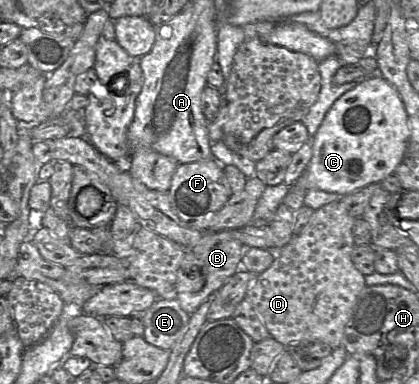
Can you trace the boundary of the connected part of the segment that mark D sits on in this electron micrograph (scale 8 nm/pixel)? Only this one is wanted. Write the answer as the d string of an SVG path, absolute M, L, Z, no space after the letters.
M339 200L315 210L303 232L298 236L293 236L292 239L278 251L273 251L275 252L273 263L265 271L259 273L248 288L245 298L251 303L254 311L268 330L270 337L283 346L286 347L292 343L301 341L318 341L329 345L333 350L341 346L345 326L350 319L357 297L366 287L365 276L355 268L352 262L352 251L354 249L353 228L356 219L357 218L353 218L346 212Z

